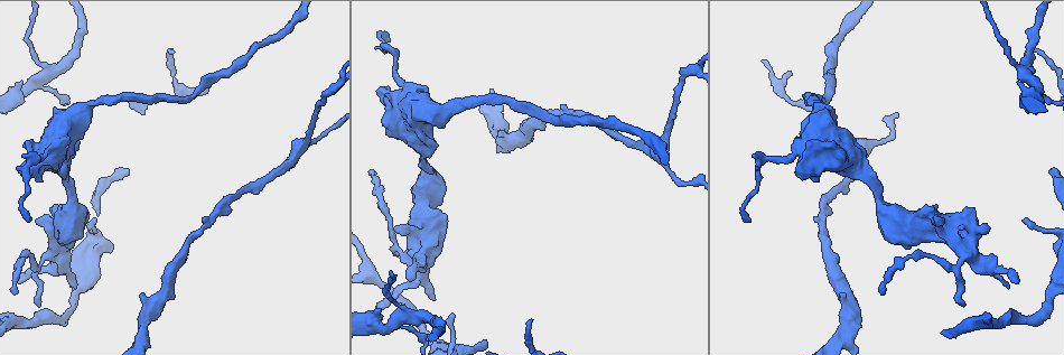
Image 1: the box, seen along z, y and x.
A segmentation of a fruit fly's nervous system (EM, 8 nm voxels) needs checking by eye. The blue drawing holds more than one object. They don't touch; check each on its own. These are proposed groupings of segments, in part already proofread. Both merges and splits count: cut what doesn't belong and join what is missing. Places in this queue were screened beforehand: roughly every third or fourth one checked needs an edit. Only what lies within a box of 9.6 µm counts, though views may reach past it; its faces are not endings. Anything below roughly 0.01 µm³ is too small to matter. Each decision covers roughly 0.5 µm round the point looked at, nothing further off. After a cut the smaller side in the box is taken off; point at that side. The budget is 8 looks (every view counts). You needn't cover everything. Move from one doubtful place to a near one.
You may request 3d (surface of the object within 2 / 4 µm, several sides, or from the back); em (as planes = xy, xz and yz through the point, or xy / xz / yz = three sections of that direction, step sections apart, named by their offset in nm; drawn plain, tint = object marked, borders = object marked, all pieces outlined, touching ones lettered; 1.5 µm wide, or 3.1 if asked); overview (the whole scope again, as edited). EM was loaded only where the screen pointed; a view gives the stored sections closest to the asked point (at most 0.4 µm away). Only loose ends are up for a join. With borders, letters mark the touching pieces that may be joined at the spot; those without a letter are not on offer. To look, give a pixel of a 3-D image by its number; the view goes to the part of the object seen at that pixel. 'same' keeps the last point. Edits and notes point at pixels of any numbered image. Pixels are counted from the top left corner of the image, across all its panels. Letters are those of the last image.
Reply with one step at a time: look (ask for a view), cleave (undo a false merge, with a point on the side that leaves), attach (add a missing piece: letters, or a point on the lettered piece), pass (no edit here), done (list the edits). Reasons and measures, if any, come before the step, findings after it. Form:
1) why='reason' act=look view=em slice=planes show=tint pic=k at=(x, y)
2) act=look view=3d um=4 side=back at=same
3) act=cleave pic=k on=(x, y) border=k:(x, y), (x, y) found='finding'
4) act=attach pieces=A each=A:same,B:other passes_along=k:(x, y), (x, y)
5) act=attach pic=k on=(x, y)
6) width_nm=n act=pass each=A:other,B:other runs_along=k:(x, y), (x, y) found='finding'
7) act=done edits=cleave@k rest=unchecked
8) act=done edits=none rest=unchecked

why='thin end' act=look view=em slice=planes show=borders pic=1 at=(881, 294)

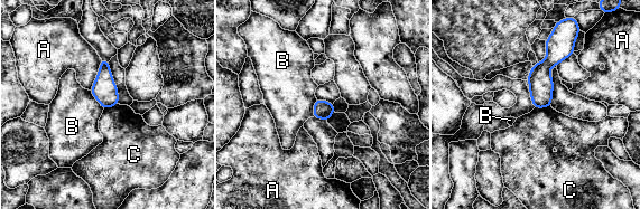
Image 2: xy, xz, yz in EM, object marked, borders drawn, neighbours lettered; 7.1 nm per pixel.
width_nm=140 act=pass each=A:other,B:other,C:other border=2:(550, 105), (534, 108) found='no lettered piece goes on from it'

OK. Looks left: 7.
why='thin neck' act=look view=3d um=2 pic=1 at=(768, 159)

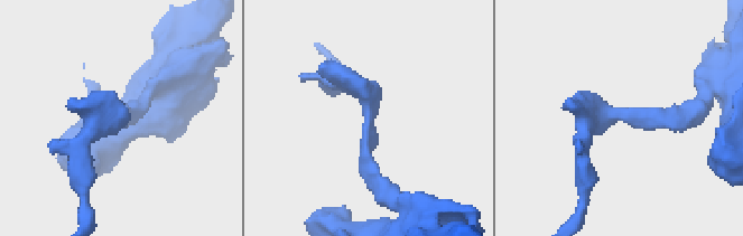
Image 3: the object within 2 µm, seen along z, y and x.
why='need the tissue' act=look view=em slice=planes show=borders pic=3 at=(369, 112)

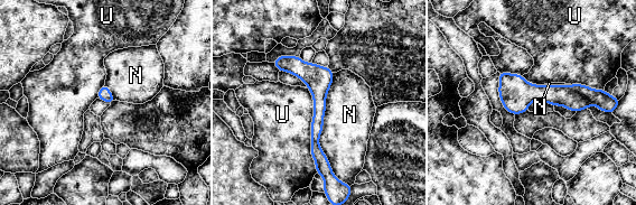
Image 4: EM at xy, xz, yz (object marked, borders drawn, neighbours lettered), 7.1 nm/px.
act=pass each=N:other,U:other border=4:(333, 73), (319, 147), (337, 177) found='one neuron here'

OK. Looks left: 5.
why='calibre changes' act=look view=3d um=4 pic=1 at=(1051, 296)

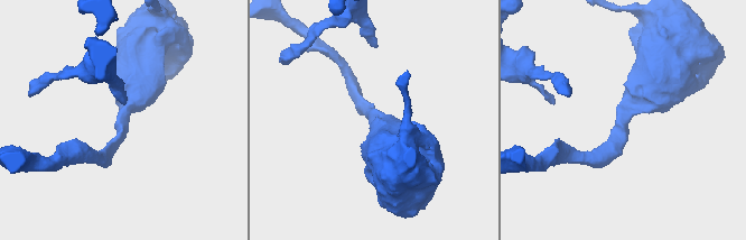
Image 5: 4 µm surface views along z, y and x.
arm_widths_nm=180,700 why='shape alone is not enough' act=look view=em slice=planes show=tint pic=5 at=(376, 115)

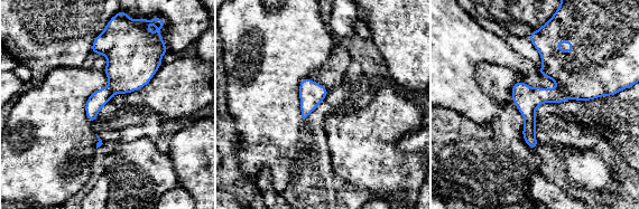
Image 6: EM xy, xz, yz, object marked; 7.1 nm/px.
act=look view=em slice=planes show=borders at=same

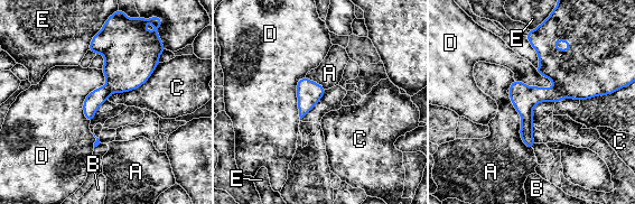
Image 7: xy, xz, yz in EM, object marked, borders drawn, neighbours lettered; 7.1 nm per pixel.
longest_contact=C:440nm act=pass each=A:other,B:other,C:other,D:other,E:other found='continuous, no second neuron'

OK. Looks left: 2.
act=done edits=none rest=unchecked

